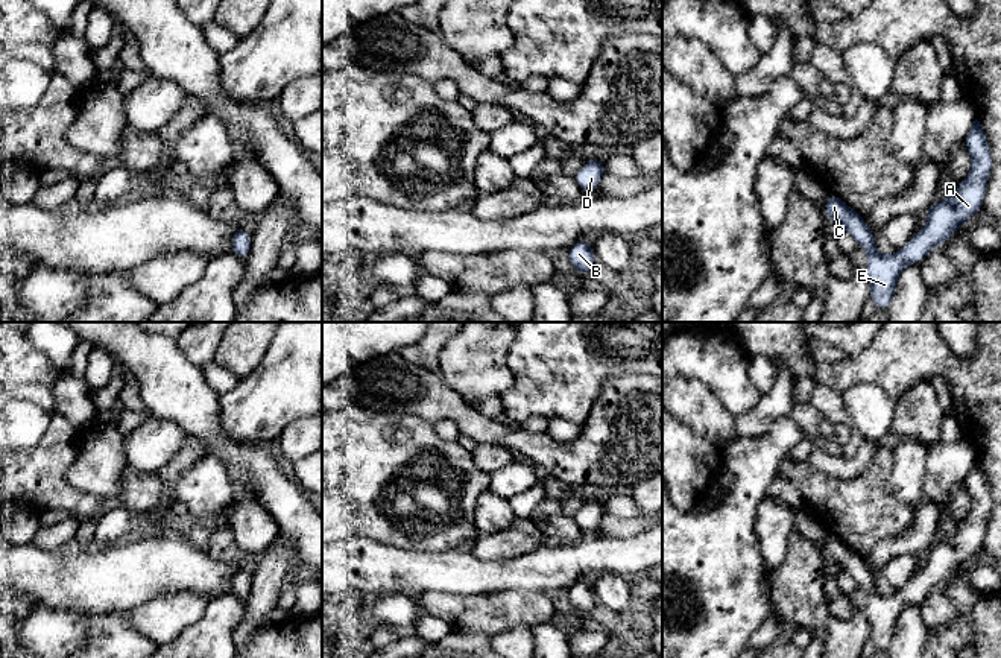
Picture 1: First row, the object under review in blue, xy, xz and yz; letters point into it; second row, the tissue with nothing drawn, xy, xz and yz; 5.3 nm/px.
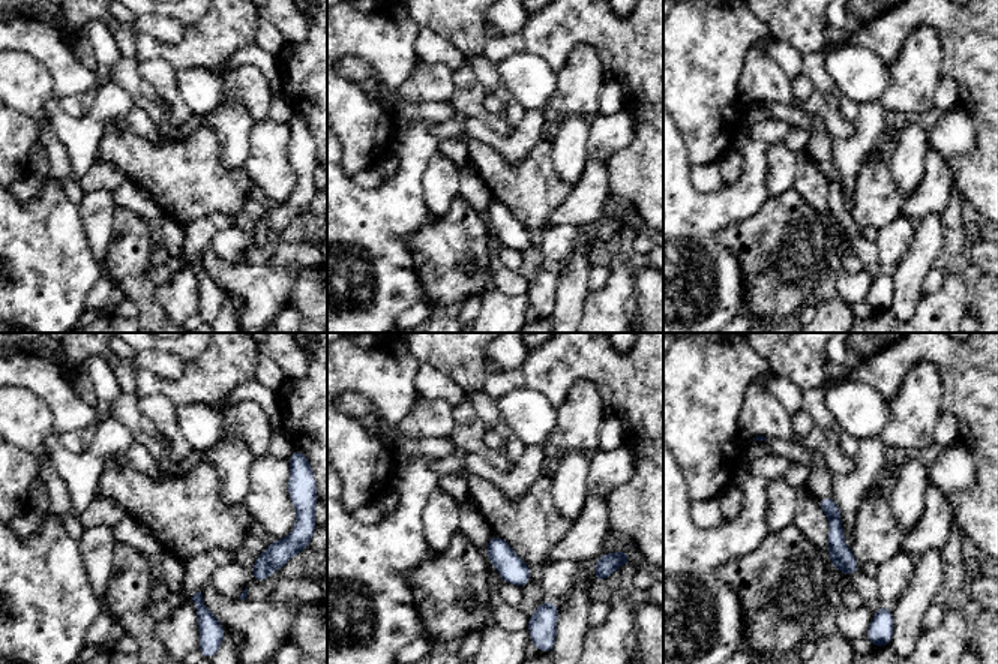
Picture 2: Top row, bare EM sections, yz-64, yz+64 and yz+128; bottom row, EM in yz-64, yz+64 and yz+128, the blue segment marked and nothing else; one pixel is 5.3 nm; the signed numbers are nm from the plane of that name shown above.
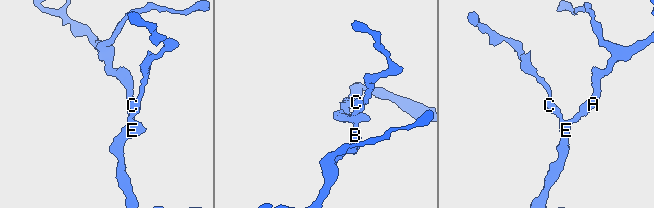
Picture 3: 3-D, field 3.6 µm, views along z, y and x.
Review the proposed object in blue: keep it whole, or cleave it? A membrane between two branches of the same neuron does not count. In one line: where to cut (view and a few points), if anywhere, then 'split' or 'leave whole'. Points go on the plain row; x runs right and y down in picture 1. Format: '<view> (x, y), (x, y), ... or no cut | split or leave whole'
no cut | leave whole

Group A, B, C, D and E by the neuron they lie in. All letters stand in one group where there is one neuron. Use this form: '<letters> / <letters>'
A B C D E

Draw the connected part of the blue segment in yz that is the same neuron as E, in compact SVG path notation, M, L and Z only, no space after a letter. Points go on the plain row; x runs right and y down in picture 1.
M975 459L963 480L972 497L972 508L966 520L958 523L957 532L936 543L927 552L928 561L922 571L892 596L876 591L875 574L867 568L864 556L849 549L834 533L828 535L825 552L831 562L845 568L867 591L864 612L870 623L870 640L878 650L887 650L895 637L896 620L901 611L914 602L920 602L937 584L946 584L962 564L983 549L986 524L992 512L992 498L987 477Z

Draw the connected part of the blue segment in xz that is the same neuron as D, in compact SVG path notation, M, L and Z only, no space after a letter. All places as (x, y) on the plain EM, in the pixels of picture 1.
M588 498L585 506L573 518L585 533L589 530L595 530L605 515L605 503L602 500Z

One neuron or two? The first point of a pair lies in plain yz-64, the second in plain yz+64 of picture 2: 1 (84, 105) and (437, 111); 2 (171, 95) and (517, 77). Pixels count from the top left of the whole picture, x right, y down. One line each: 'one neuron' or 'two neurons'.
1: two neurons
2: two neurons

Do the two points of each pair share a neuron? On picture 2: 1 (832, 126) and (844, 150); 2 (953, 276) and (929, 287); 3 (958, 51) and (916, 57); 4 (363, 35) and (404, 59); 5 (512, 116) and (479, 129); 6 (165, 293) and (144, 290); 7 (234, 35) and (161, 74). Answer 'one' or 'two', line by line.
1: two
2: two
3: two
4: one
5: two
6: two
7: two

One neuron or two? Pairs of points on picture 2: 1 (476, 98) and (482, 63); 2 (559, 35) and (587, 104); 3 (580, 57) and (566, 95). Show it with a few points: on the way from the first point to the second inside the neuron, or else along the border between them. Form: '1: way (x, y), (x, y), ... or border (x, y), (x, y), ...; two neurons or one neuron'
1: border (476, 83), (486, 95); two neurons
2: border (604, 62), (592, 45), (580, 44), (557, 72); two neurons
3: way (580, 66), (580, 81), (575, 86); one neuron

